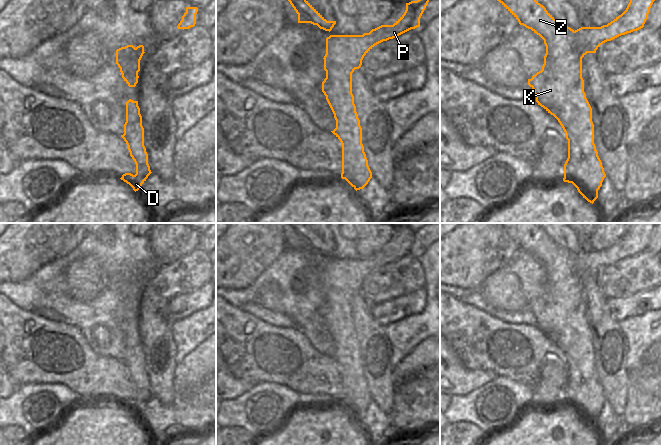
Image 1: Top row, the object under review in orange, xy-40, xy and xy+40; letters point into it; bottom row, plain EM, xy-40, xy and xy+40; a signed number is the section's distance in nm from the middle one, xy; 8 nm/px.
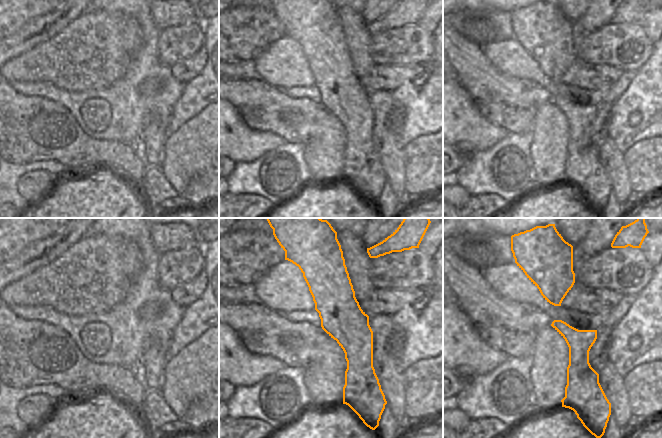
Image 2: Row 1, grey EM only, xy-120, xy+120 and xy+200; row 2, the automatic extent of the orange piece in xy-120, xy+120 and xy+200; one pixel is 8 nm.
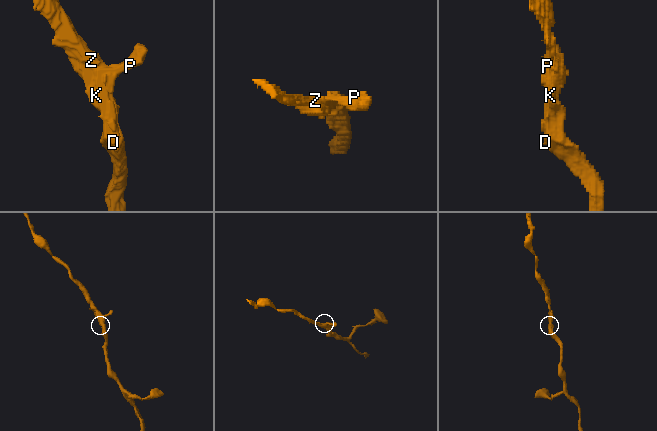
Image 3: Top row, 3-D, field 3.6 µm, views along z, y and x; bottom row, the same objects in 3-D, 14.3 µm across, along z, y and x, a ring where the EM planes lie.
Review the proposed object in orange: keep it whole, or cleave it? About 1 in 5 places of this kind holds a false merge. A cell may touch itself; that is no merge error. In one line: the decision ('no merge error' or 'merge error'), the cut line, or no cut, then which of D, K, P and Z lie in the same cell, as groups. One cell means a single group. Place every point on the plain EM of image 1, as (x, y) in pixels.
merge error; cut in xy along (352, 296), (342, 289), (331, 289), (326, 297); D K Z / P

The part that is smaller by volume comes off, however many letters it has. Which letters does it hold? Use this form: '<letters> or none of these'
P

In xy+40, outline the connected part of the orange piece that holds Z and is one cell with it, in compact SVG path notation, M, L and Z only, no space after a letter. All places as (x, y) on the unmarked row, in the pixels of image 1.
M495 223L519 246L539 259L546 270L542 294L528 303L536 326L553 339L562 350L568 364L568 382L564 388L564 406L572 407L588 426L594 427L606 401L594 368L592 332L584 316L582 283L572 270L574 254L557 245L536 223Z

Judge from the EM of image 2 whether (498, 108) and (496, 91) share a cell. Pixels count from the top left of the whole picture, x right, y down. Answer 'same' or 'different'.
different

